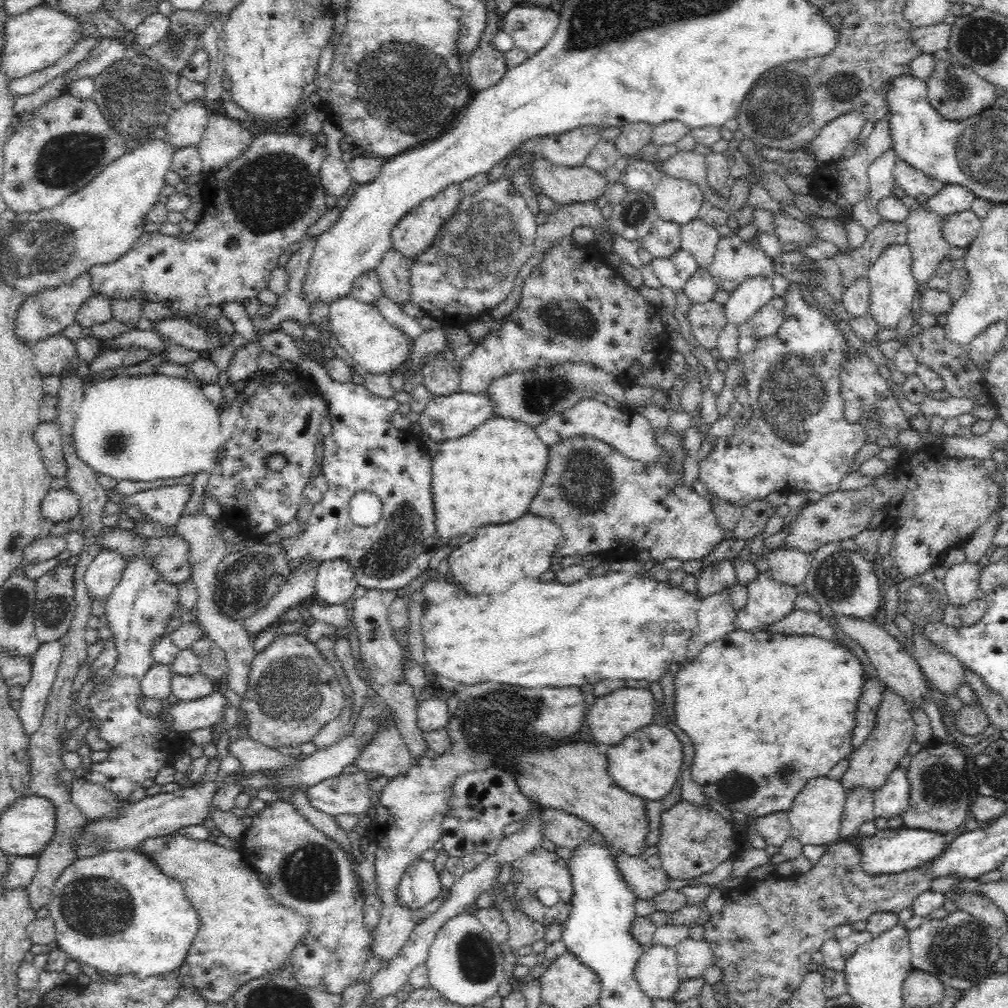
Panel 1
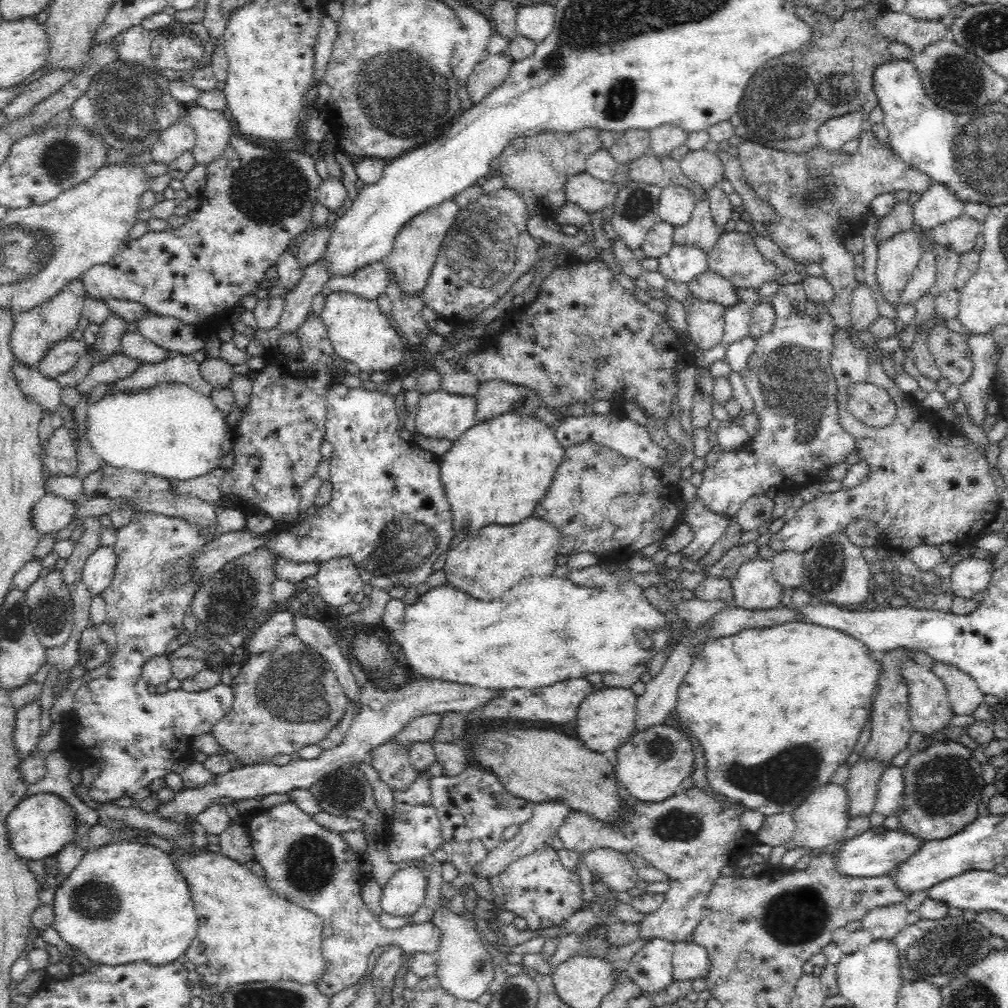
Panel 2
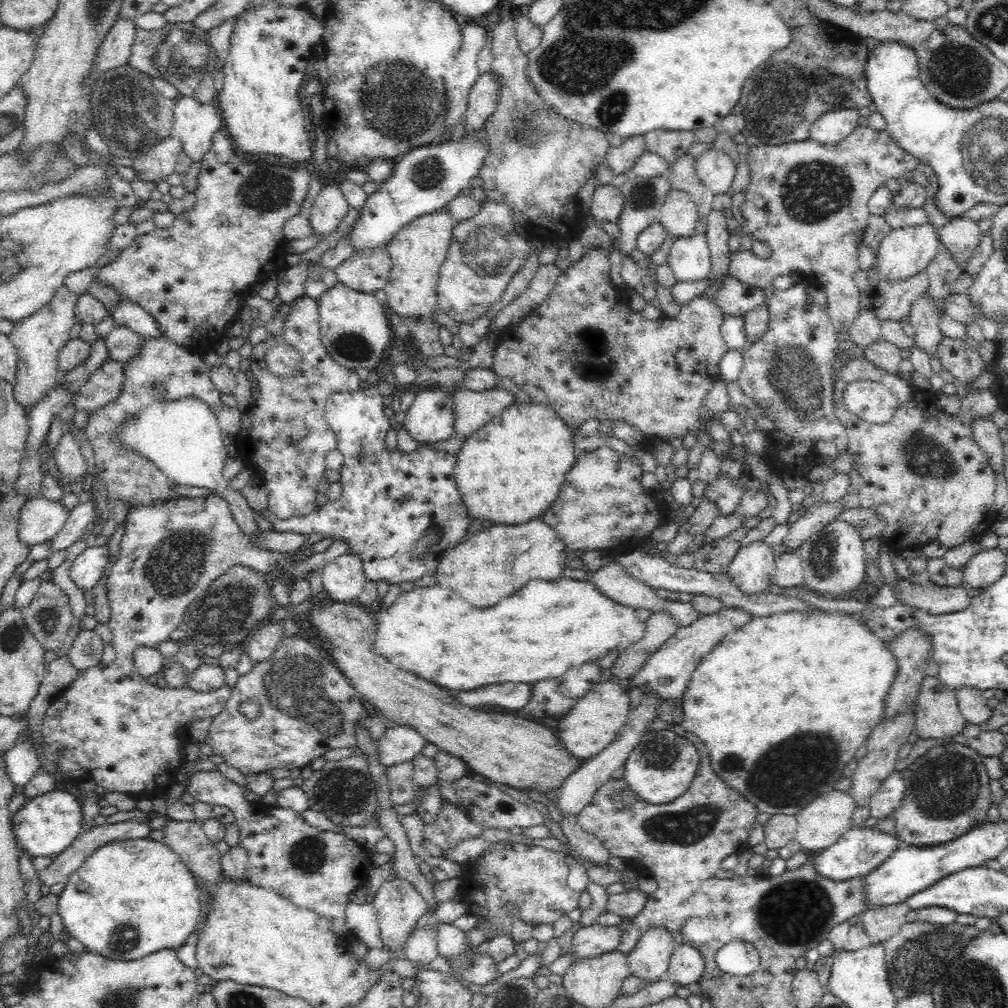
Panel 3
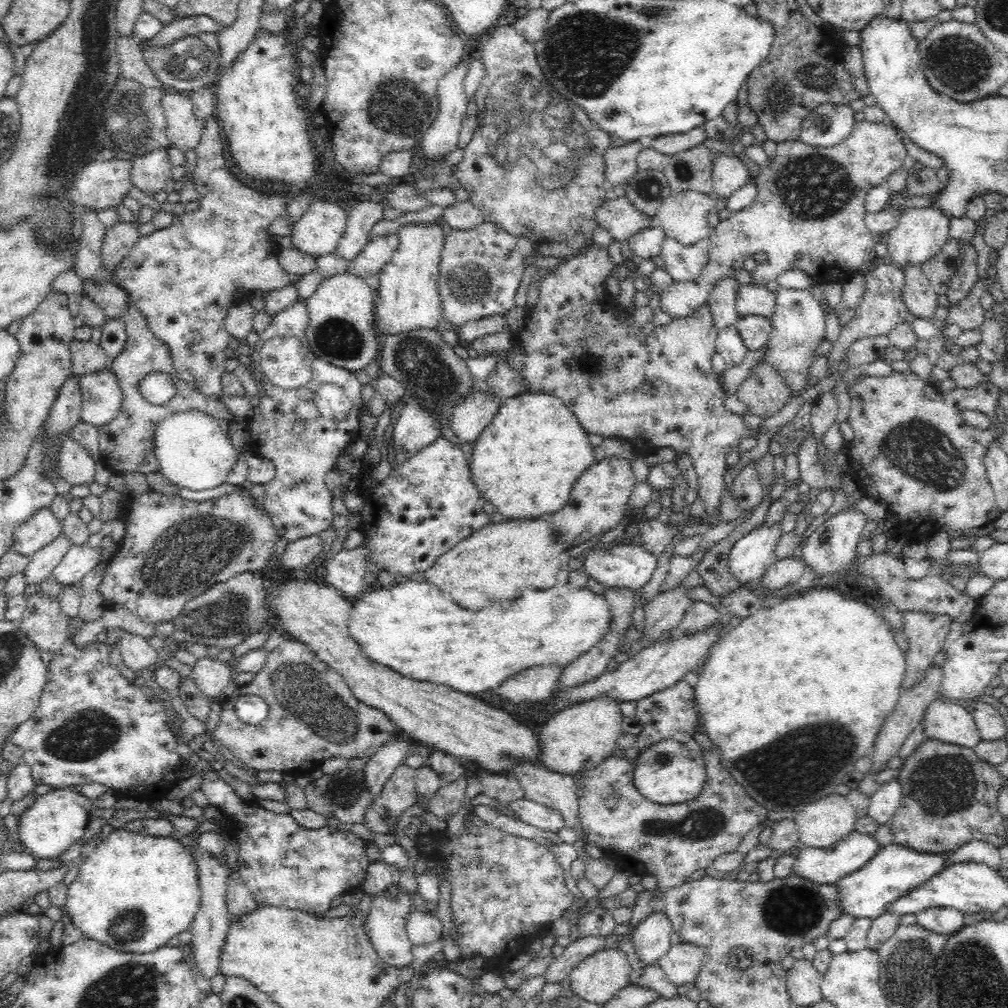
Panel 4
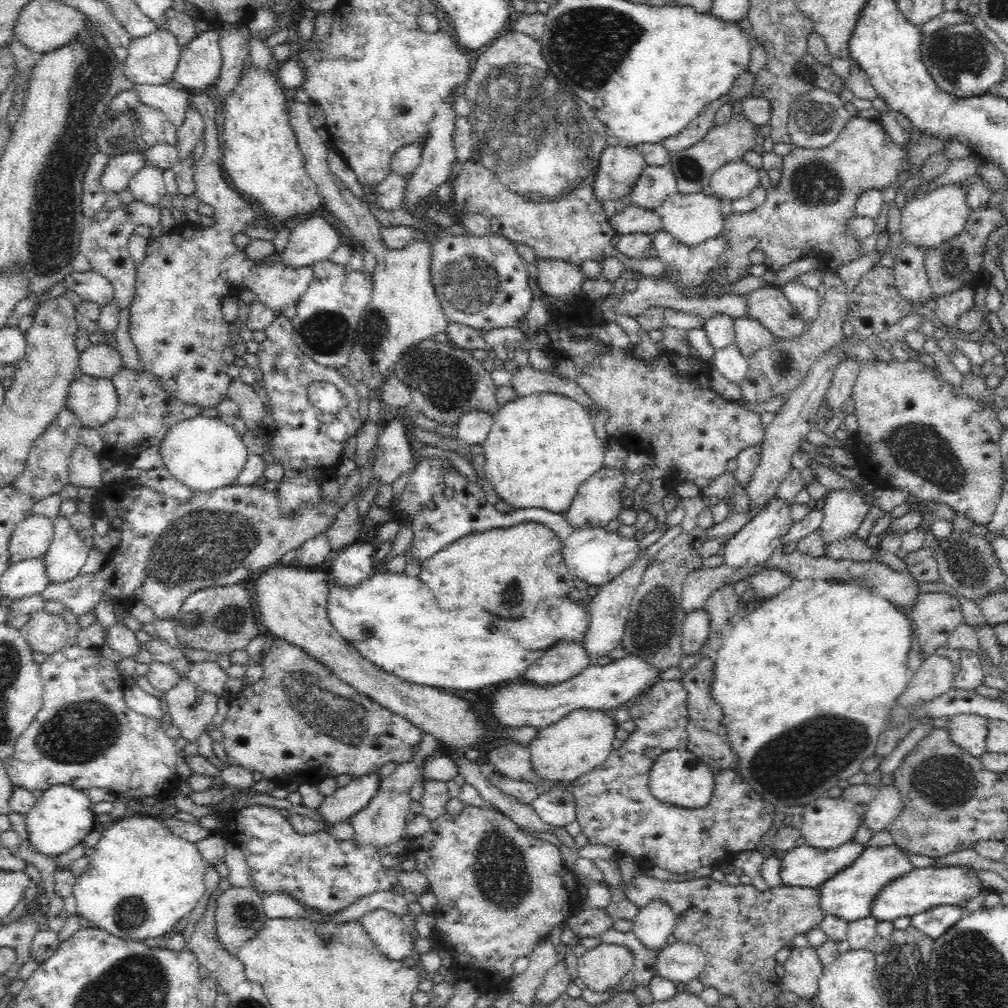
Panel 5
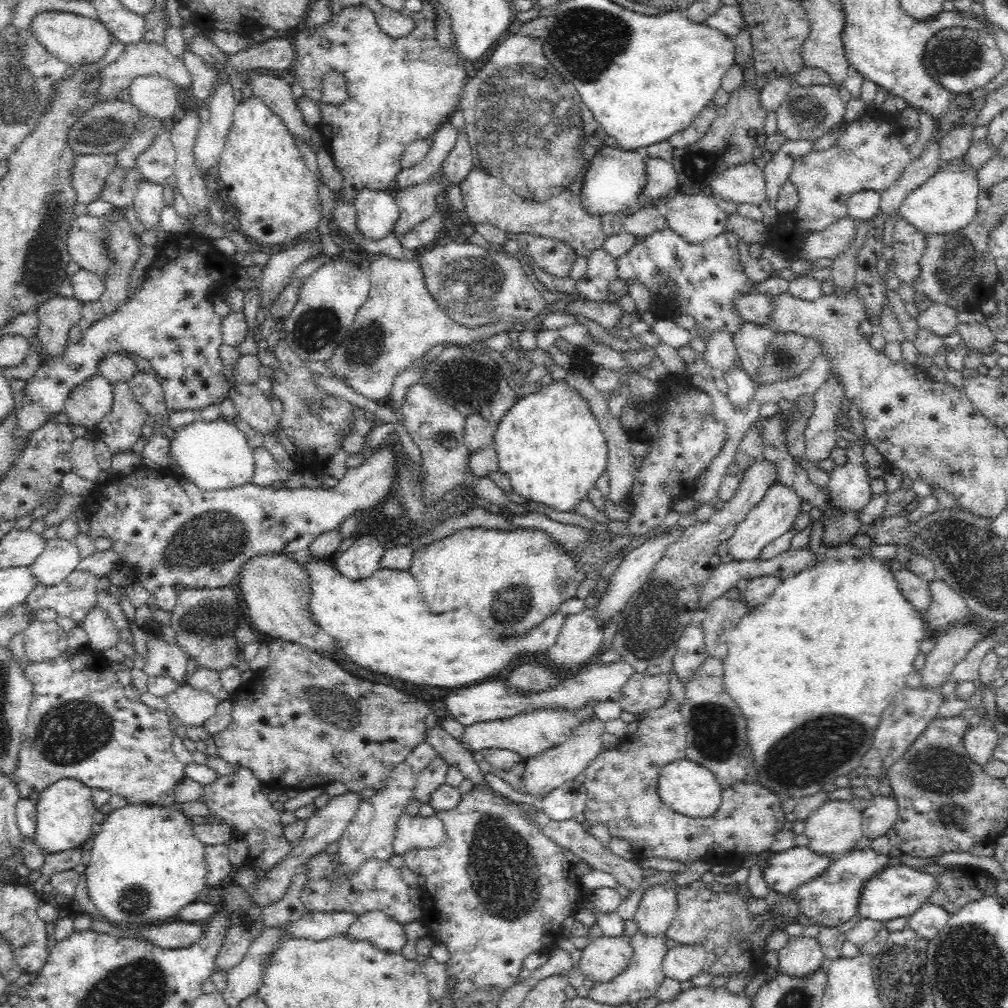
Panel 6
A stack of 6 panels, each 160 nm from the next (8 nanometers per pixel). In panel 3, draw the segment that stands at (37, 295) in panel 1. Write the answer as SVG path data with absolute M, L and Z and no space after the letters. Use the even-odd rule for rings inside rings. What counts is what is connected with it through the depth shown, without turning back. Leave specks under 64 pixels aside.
M62 285L57 288L52 300L40 310L14 323L14 329L8 335L10 343L16 349L18 364L16 382L13 384L14 397L26 411L47 395L50 387L60 380L57 356L70 339L71 328L75 325L74 315L79 296Z

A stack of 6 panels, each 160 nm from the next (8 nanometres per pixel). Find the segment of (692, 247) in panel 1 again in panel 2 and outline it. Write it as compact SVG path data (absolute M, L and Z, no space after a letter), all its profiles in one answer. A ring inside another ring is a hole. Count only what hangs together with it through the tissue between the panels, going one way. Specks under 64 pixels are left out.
M708 194L697 200L697 204L690 221L676 228L674 232L675 245L696 246L708 255L716 245L719 231L714 223L710 211L710 197Z

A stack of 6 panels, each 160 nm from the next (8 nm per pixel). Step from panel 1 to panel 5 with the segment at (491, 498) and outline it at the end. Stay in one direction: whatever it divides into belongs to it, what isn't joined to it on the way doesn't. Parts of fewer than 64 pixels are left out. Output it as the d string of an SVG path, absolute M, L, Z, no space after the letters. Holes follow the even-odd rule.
M554 392L529 394L500 406L493 415L493 425L484 444L484 472L499 500L510 504L513 510L545 508L564 513L571 505L578 487L600 471L606 442L596 436L593 417L572 398Z

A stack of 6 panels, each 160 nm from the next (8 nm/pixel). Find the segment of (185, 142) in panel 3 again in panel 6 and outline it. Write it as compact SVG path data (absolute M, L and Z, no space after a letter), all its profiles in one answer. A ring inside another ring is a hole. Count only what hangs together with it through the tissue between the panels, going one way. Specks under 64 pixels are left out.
M157 74L136 76L128 88L131 104L144 114L168 122L174 116L178 97L174 83Z

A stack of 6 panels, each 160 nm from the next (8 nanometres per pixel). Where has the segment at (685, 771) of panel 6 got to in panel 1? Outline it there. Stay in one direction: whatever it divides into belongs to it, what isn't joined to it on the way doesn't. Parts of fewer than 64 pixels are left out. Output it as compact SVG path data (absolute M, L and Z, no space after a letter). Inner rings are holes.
M653 723L626 736L620 744L603 748L607 771L624 790L646 800L661 800L673 788L682 766L682 744L668 727Z

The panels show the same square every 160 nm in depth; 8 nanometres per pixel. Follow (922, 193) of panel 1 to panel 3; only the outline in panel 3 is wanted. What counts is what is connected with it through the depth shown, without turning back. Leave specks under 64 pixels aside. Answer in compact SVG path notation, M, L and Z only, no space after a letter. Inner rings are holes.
M868 125L856 126L850 136L832 146L818 144L810 138L781 145L759 144L749 147L749 155L744 157L750 168L750 183L745 192L744 206L740 209L746 222L735 234L740 233L742 238L749 235L753 241L764 242L771 249L771 256L769 259L760 258L740 247L728 256L728 277L764 289L781 275L801 272L815 276L823 285L831 324L838 333L848 332L860 310L860 292L854 283L854 276L859 270L858 246L863 242L871 215L869 199L878 188L885 187L890 178L901 181L911 179L910 173L918 168L919 160L900 148L888 131L876 130Z

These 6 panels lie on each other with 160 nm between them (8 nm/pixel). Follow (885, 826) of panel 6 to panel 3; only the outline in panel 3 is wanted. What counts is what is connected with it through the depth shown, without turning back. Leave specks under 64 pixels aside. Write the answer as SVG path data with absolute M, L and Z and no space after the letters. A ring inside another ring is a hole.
M895 770L887 776L872 795L869 805L871 816L878 820L892 818L905 798L905 786L901 771Z

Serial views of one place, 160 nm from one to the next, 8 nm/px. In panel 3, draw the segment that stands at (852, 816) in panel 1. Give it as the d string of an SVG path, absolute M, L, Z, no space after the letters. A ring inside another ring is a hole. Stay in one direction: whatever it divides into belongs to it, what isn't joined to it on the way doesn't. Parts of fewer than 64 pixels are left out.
M912 706L908 713L899 715L894 719L886 719L873 728L865 742L868 754L857 761L857 767L850 774L851 787L848 793L857 807L869 807L872 795L878 790L884 779L895 771L894 766L898 762L897 753L907 743L908 737L913 733L915 724L915 706Z

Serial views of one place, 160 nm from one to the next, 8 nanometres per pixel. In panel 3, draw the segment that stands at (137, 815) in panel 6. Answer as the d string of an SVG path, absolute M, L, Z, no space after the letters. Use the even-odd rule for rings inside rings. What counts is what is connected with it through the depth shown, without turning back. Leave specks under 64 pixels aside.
M134 839L134 840L120 840L120 842L110 842L96 849L94 854L86 858L84 864L77 868L72 874L69 874L66 880L66 886L62 892L57 895L57 914L62 919L64 924L63 930L66 932L66 937L72 937L81 942L85 949L89 952L96 953L102 957L107 957L110 960L138 960L152 955L154 952L162 950L174 949L178 950L182 946L192 932L194 926L198 924L200 918L200 887L196 884L197 880L190 872L190 869L183 860L168 848L167 844L162 841L155 841L153 839Z

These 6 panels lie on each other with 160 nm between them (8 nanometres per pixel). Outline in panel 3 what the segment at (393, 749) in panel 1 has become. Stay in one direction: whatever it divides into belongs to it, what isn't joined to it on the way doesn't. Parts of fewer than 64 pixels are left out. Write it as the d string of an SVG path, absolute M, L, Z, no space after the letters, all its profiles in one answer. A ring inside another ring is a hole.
M413 760L399 762L386 769L390 798L393 805L405 805L415 796Z

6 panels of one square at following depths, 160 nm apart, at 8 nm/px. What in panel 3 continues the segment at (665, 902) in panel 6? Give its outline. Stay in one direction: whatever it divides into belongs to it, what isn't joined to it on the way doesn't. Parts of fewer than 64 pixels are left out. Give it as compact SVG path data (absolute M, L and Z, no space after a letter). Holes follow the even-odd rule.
M652 928L640 936L636 947L627 954L632 975L648 983L664 978L672 957L675 941L666 928Z

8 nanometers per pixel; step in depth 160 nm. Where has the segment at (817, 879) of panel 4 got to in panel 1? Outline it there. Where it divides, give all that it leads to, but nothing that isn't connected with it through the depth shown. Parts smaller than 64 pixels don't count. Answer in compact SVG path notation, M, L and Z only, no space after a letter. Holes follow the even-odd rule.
M902 827L899 829L877 830L874 835L867 836L859 845L860 867L867 875L878 876L898 874L910 871L934 860L946 846L944 833Z

